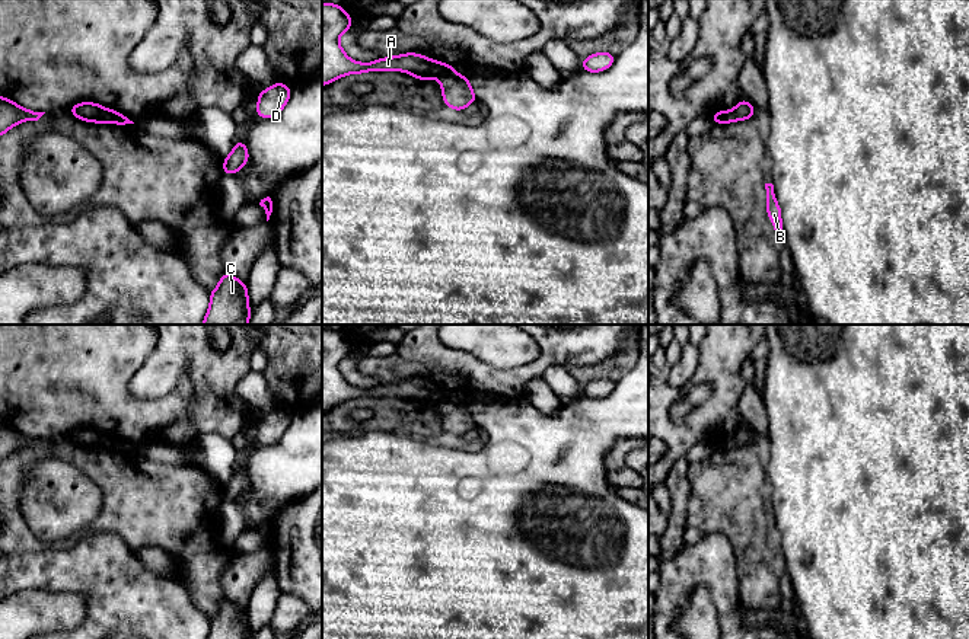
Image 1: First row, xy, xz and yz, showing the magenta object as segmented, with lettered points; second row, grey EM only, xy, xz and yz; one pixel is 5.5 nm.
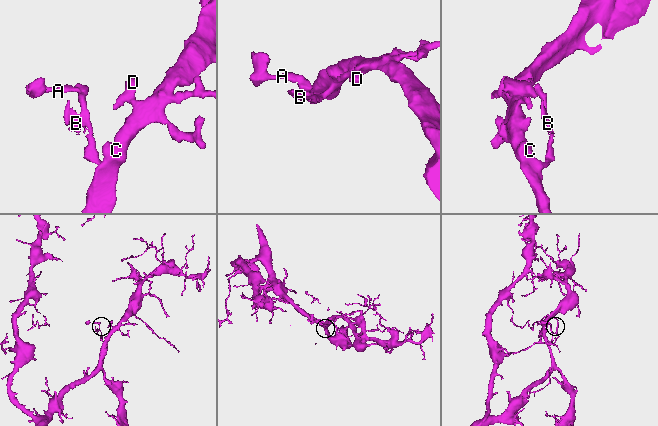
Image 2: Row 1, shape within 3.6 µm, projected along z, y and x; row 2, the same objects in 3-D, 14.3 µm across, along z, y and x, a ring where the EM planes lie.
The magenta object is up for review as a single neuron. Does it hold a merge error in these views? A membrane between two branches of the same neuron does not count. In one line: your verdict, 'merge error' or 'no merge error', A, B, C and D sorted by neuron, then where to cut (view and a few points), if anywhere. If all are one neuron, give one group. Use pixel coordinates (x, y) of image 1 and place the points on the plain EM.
merge error | A / B C D | xz (453, 398), (436, 402)

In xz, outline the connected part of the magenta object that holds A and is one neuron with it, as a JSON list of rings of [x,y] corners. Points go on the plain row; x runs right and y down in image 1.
[[[322,329],[322,412],[326,412],[347,400],[364,400],[366,397],[398,396],[408,399],[423,409],[439,400],[453,400],[455,393],[439,389],[421,380],[408,378],[395,383],[379,384],[372,389],[350,386],[341,374],[338,364],[351,355],[353,345],[340,330]]]

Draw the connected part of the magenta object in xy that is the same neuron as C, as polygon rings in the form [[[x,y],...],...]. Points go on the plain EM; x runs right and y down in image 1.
[[[229,597],[219,606],[219,613],[210,617],[207,639],[252,639],[246,608],[235,604]]]

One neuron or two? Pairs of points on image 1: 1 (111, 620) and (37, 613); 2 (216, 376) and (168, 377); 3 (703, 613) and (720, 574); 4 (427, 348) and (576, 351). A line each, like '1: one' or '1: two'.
1: two
2: one
3: two
4: one

